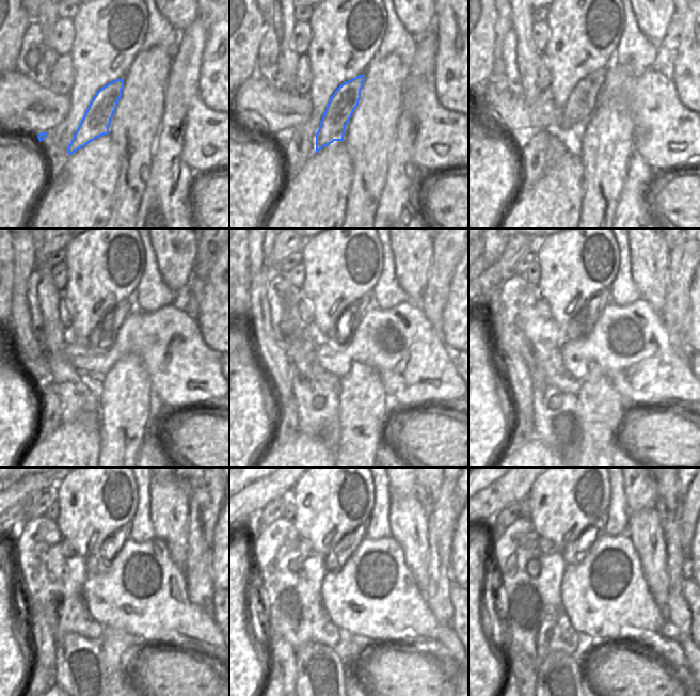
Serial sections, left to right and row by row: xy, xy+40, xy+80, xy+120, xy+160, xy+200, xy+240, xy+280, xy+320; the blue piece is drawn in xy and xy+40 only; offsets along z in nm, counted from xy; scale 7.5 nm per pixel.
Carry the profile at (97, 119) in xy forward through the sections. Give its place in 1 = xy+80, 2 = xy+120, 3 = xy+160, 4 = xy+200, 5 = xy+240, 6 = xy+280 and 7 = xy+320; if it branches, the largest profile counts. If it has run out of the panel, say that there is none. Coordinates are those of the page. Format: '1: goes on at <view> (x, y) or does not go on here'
1: goes on at xy+80 (583, 100)
2: goes on at xy+120 (101, 338)
3: goes on at xy+160 (341, 333)
4: goes on at xy+200 (588, 319)
5: goes on at xy+240 (113, 543)
6: goes on at xy+280 (350, 541)
7: goes on at xy+320 (578, 548)

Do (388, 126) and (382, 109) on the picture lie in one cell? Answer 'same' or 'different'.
same

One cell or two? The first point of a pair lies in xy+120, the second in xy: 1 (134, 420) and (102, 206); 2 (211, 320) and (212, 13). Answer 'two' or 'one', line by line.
1: two
2: one

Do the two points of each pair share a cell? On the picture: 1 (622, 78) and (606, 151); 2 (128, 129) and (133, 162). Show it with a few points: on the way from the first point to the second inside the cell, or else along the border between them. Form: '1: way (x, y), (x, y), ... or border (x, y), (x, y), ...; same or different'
1: way (614, 96), (609, 132); same
2: way (133, 138), (133, 154); same

